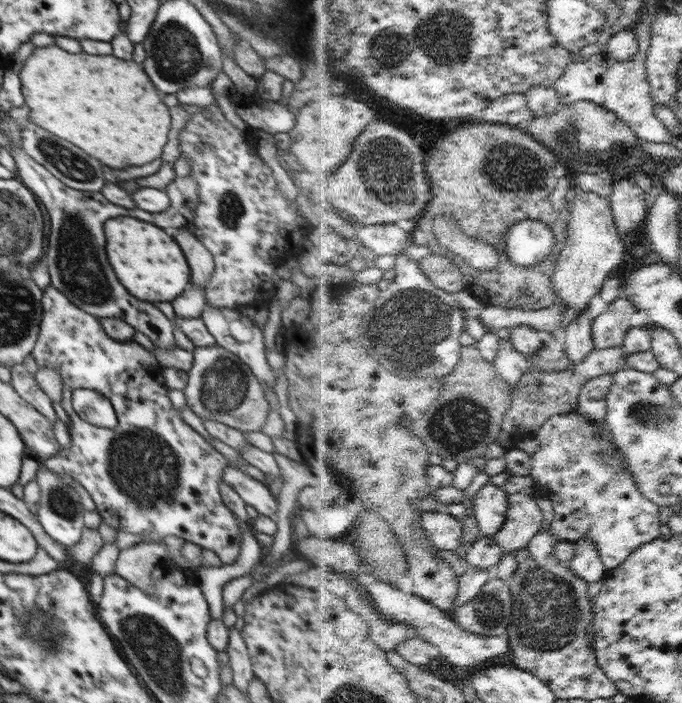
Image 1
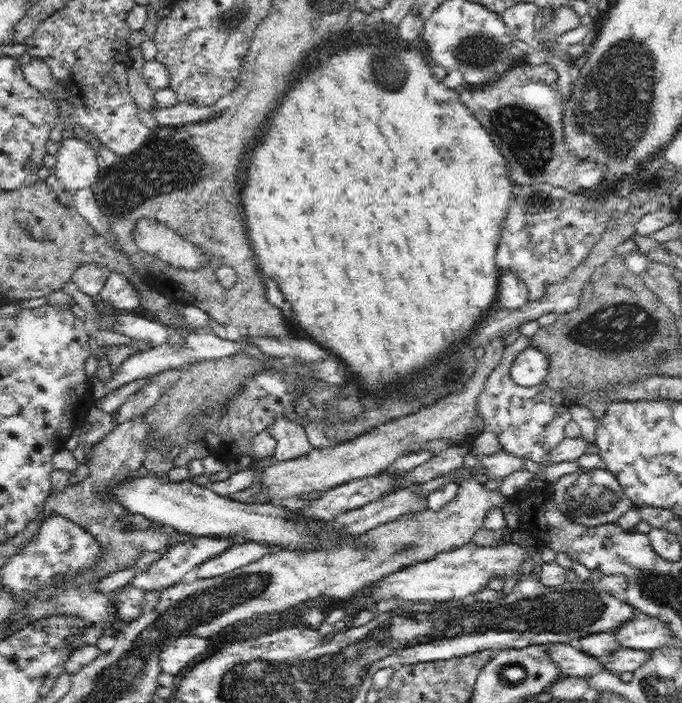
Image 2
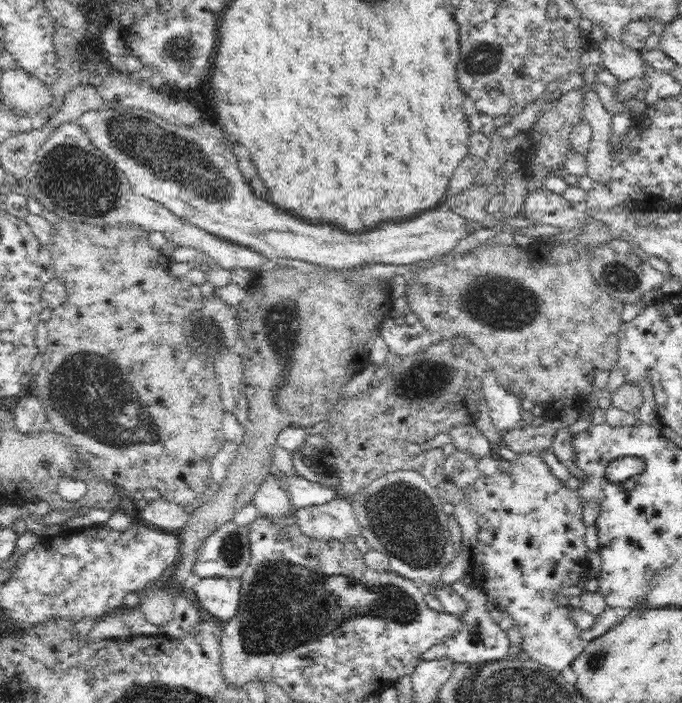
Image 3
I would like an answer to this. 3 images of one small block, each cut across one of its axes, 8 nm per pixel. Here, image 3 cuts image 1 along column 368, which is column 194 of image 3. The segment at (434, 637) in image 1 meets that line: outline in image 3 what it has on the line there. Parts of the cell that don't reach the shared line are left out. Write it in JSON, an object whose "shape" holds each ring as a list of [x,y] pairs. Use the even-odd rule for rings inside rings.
{"shape":[[[212,576],[201,579],[192,592],[202,612],[225,623],[236,615],[240,589],[241,577]]]}

